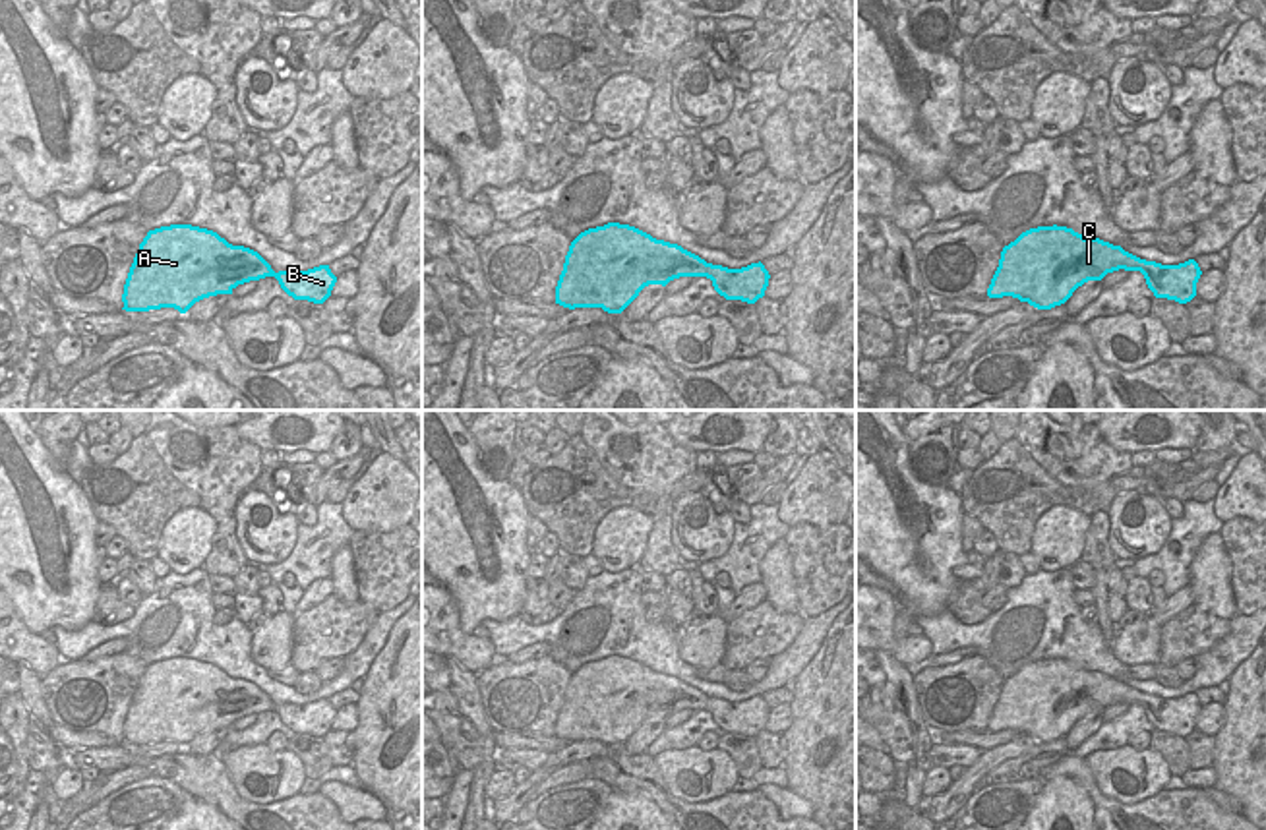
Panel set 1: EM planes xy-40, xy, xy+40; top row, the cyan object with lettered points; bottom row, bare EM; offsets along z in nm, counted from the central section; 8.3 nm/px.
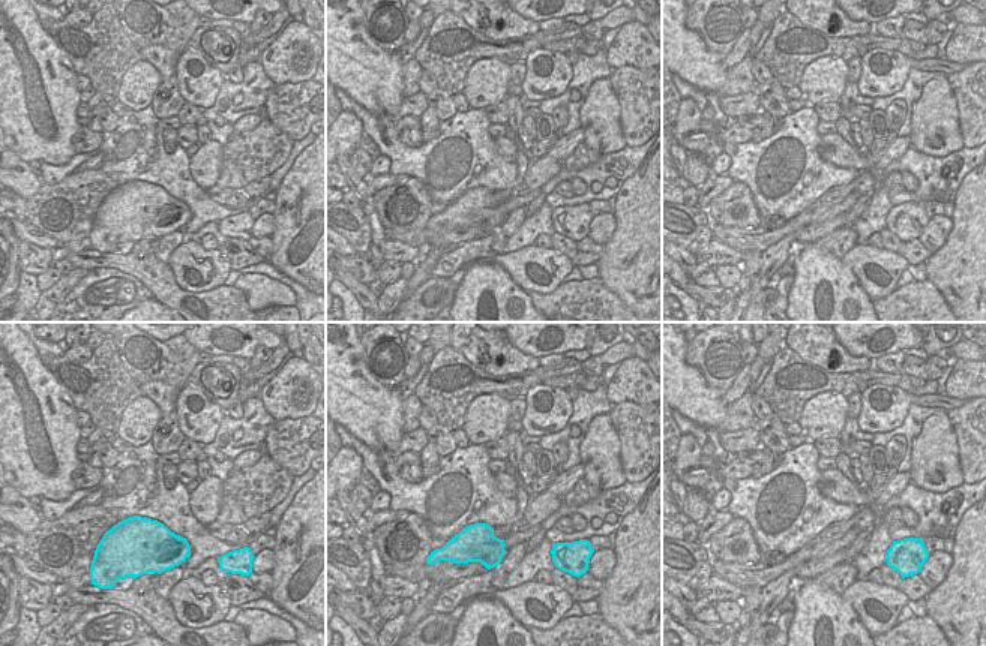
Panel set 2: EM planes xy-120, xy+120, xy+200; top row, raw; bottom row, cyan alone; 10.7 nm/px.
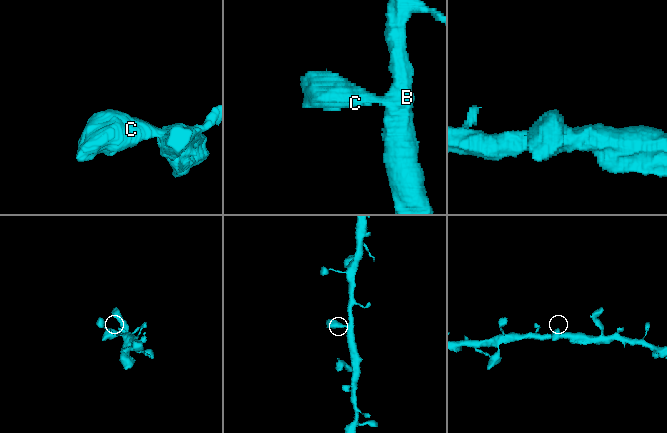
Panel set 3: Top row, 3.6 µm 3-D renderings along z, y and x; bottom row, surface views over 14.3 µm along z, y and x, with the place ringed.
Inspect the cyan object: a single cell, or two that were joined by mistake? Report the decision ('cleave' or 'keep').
keep

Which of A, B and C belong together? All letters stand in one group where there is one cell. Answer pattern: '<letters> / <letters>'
A B C

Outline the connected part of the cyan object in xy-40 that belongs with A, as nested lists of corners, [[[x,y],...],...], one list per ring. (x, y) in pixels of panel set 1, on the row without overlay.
[[[161,660],[139,677],[124,718],[122,743],[174,741],[186,747],[203,731],[232,727],[238,718],[265,710],[275,710],[294,733],[314,737],[323,737],[337,716],[329,698],[275,706],[257,685],[232,679],[213,664]]]

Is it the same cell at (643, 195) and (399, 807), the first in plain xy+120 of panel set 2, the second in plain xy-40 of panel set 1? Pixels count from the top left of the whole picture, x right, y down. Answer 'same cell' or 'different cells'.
same cell

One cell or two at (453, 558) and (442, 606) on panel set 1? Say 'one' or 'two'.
two

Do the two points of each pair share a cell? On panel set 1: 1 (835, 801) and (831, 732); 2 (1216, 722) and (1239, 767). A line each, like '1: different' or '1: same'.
1: same
2: different

